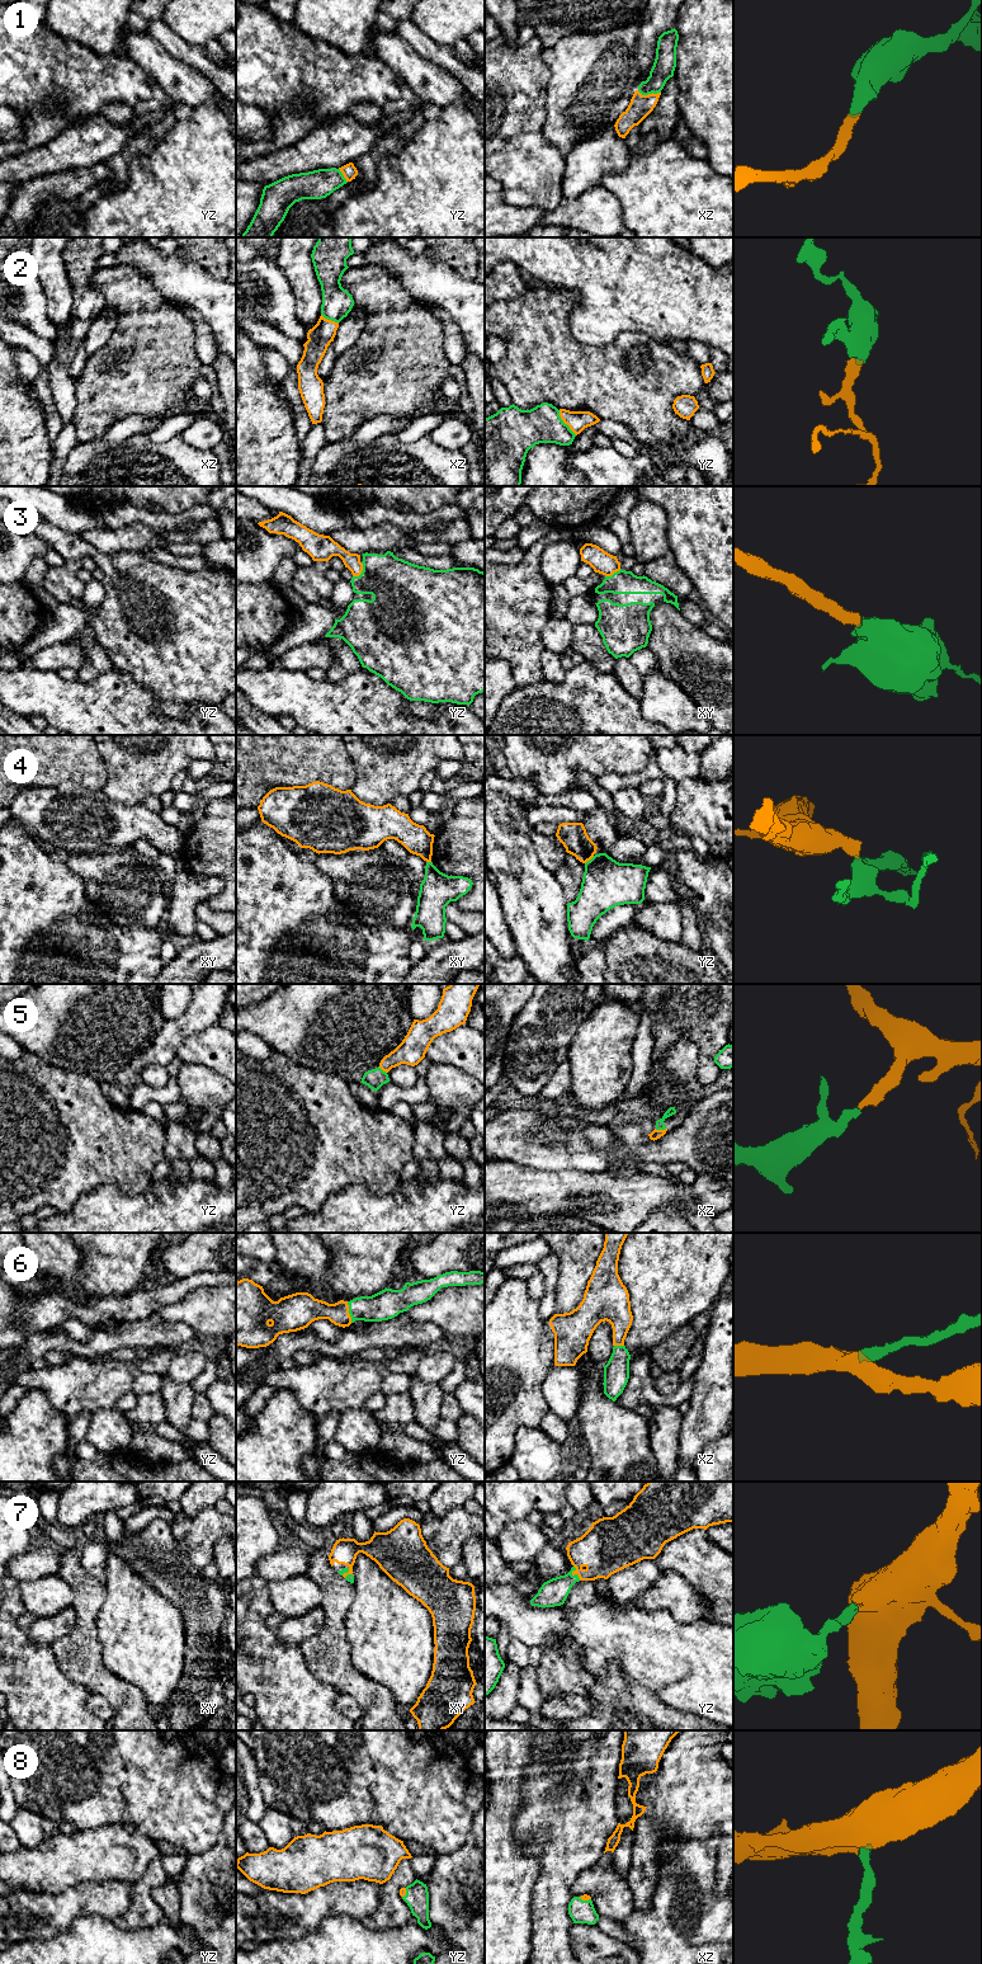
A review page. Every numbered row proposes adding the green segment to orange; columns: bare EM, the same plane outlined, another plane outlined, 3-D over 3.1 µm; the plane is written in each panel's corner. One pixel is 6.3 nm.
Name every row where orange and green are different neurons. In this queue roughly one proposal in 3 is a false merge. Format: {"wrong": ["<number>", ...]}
{"wrong": ["4"]}

